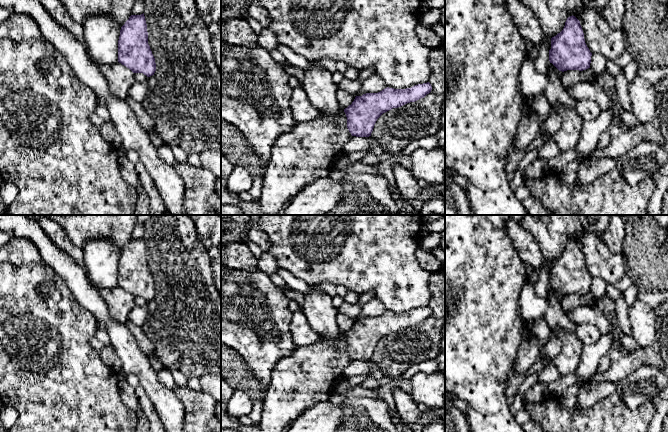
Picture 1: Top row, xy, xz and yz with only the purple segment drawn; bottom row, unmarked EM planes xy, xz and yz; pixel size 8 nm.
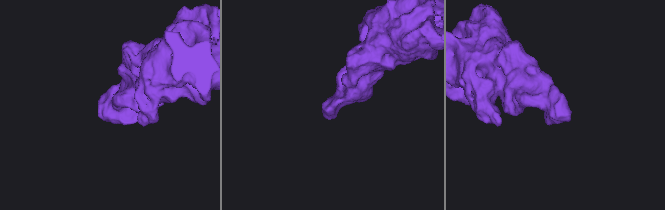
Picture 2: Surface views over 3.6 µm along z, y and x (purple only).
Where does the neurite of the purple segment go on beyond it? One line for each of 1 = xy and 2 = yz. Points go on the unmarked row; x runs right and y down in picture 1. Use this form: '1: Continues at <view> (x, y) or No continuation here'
1: No continuation here
2: No continuation here

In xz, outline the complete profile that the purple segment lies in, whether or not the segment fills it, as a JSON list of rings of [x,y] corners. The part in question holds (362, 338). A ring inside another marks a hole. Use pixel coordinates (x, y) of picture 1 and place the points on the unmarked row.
[[[429,306],[406,313],[385,312],[378,317],[356,320],[344,333],[352,360],[369,361],[377,343],[385,336],[424,322],[432,314]]]

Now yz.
[[[573,239],[568,241],[563,254],[551,262],[550,287],[562,296],[583,295],[590,292],[591,280],[580,245]]]

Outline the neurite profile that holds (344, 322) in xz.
[[[339,312],[336,316],[336,322],[337,322],[339,330],[342,334],[344,334],[349,329],[351,329],[355,323],[355,321],[356,321],[355,319],[350,318],[342,313],[339,313]]]

